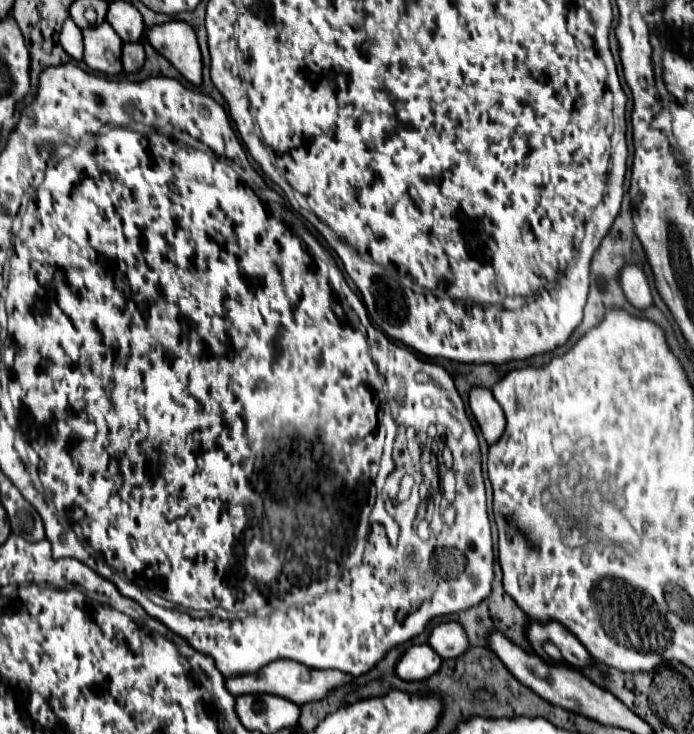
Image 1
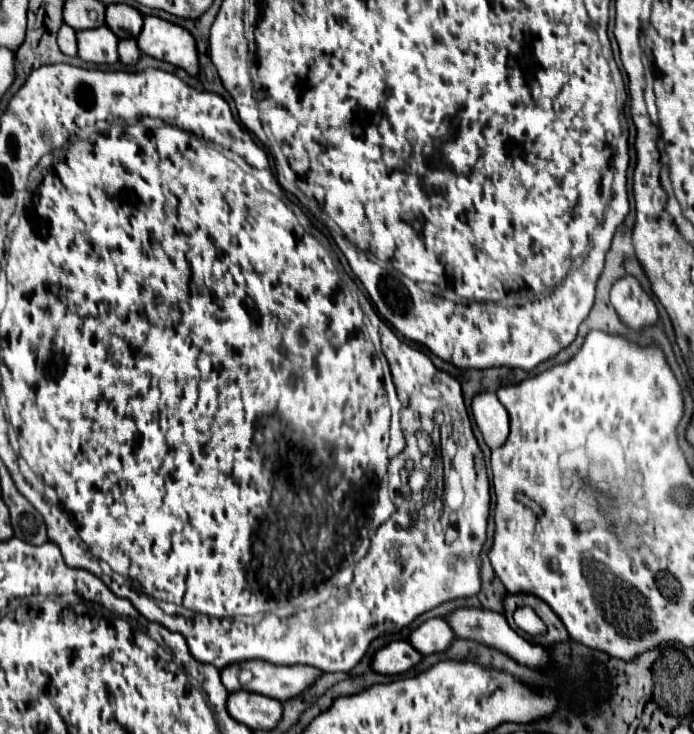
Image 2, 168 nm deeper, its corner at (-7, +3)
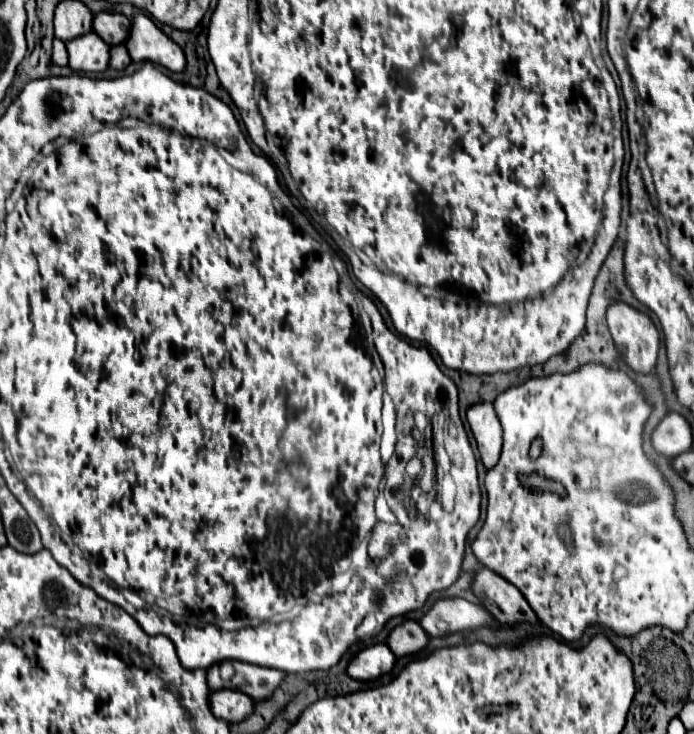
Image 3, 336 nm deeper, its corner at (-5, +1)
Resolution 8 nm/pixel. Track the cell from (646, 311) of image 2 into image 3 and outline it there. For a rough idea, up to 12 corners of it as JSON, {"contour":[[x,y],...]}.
{"contour":[[627,302],[607,324],[635,372],[655,368],[661,342],[653,320]]}

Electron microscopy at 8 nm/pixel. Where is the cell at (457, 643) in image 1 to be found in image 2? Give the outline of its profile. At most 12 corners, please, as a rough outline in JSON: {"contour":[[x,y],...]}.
{"contour":[[431,618],[409,634],[423,656],[445,652],[455,634],[443,618]]}

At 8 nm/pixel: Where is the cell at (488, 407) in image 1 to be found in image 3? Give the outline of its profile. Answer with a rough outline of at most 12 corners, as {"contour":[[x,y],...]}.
{"contour":[[491,402],[473,404],[467,420],[489,470],[499,460],[503,428]]}

